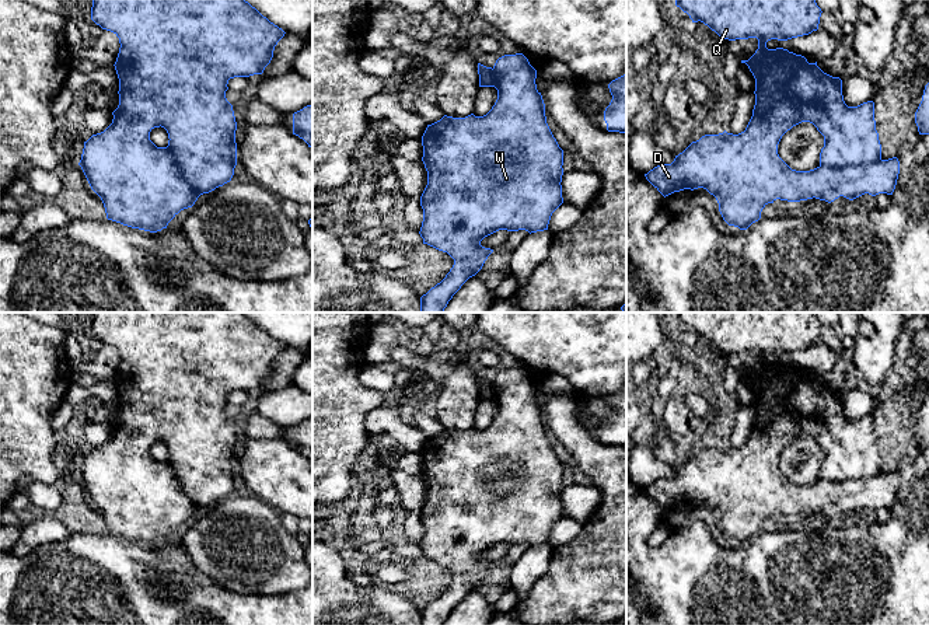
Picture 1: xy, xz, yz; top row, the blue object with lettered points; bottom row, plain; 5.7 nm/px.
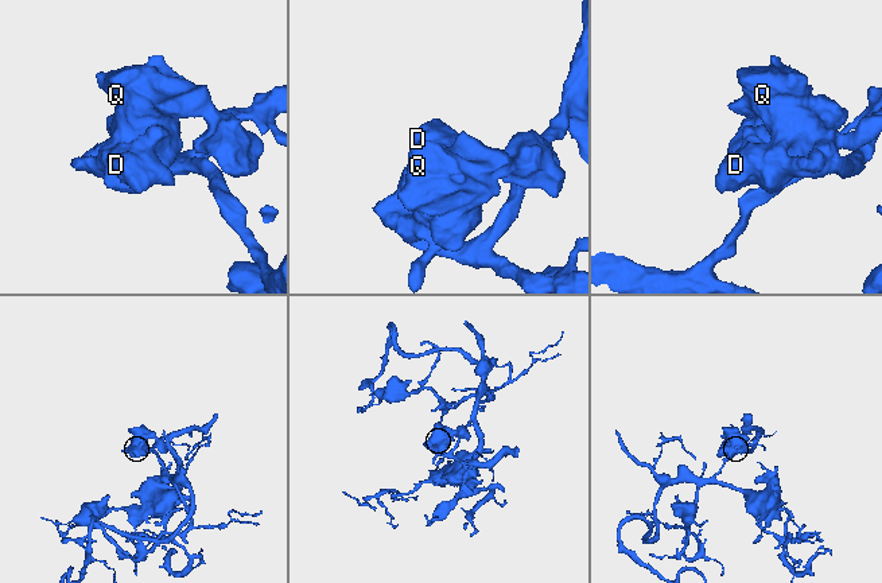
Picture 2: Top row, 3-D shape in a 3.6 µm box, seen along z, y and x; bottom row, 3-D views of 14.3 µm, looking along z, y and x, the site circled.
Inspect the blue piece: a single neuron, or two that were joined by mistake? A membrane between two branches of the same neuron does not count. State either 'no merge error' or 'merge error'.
no merge error

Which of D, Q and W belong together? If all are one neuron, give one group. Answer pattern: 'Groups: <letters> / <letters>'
Groups: D Q W

